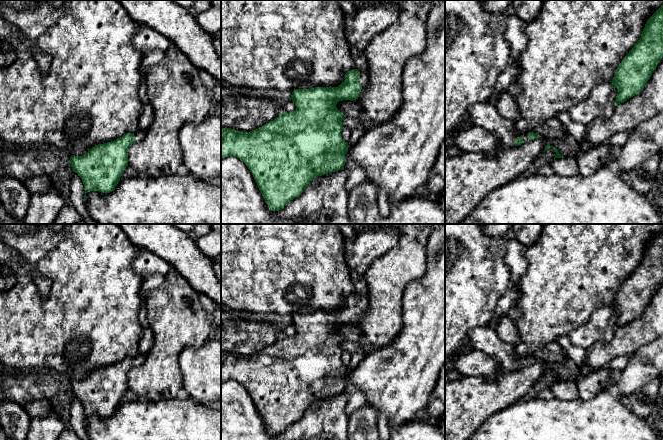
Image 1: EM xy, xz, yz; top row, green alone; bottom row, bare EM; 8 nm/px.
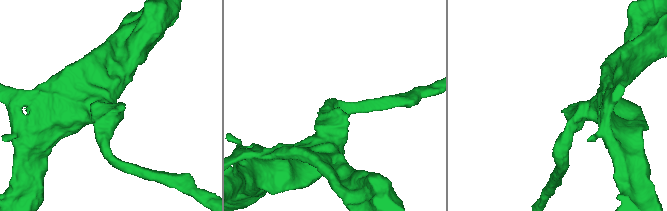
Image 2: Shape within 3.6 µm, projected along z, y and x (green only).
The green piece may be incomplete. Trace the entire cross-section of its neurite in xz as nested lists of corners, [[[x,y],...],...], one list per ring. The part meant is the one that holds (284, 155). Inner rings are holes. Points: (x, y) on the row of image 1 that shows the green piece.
[[[351,46],[350,52],[355,68],[345,74],[345,80],[338,87],[294,90],[291,100],[296,109],[282,113],[256,130],[243,132],[221,128],[221,158],[235,156],[246,164],[271,211],[282,210],[289,201],[299,197],[315,178],[344,170],[348,143],[342,138],[341,132],[345,115],[337,109],[336,104],[358,99],[369,76],[364,51]]]

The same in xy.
[[[144,129],[126,133],[114,141],[95,145],[82,156],[70,158],[72,170],[83,181],[84,199],[90,191],[110,193],[115,189],[128,166],[128,148],[142,140],[145,134]]]

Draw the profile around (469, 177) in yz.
[[[538,137],[518,146],[497,145],[497,152],[469,153],[445,159],[445,224],[460,224],[492,190],[510,183],[534,164],[550,140]]]

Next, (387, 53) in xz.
[[[401,7],[398,21],[375,35],[364,49],[369,76],[358,98],[375,125],[391,120],[399,110],[405,64],[426,47],[425,23]]]

